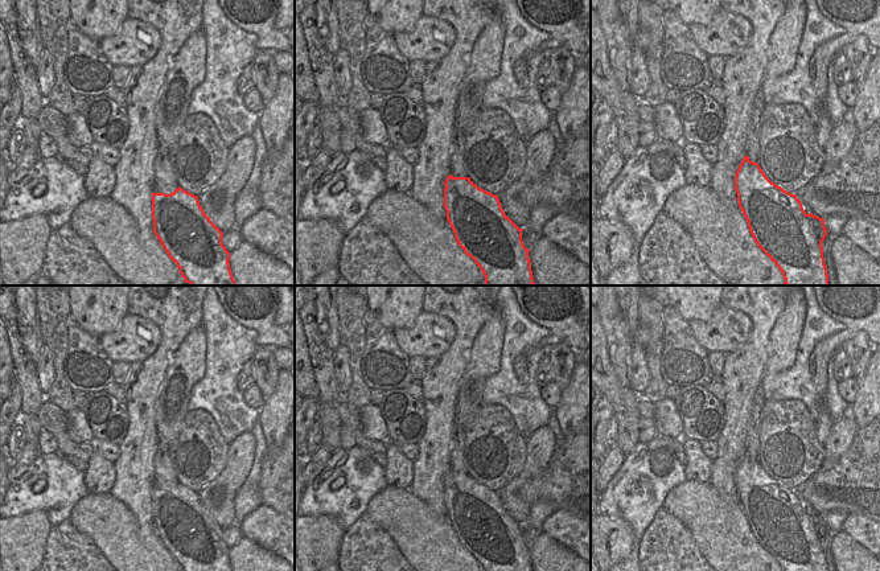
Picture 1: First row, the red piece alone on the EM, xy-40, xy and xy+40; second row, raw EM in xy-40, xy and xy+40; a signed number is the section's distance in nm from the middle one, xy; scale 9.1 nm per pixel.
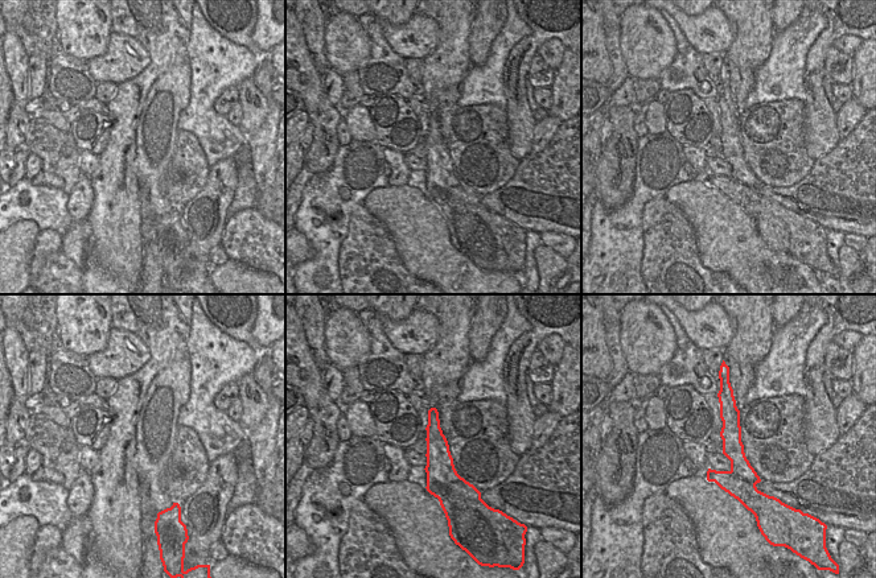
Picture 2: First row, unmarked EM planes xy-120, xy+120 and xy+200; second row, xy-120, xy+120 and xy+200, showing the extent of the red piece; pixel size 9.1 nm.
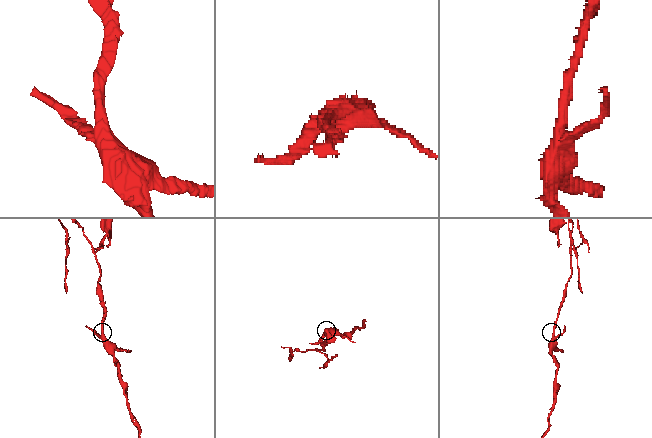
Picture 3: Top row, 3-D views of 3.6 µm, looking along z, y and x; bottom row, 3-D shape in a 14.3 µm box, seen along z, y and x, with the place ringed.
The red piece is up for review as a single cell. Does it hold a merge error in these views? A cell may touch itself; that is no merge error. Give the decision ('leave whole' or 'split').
split

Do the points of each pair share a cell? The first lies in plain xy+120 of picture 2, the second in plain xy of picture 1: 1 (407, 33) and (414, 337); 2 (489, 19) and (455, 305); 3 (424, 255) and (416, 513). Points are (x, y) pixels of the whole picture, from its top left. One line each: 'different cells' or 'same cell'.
1: same cell
2: different cells
3: same cell

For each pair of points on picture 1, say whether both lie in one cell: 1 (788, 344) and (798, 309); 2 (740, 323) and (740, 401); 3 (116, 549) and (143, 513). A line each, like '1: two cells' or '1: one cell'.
1: one cell
2: two cells
3: two cells

